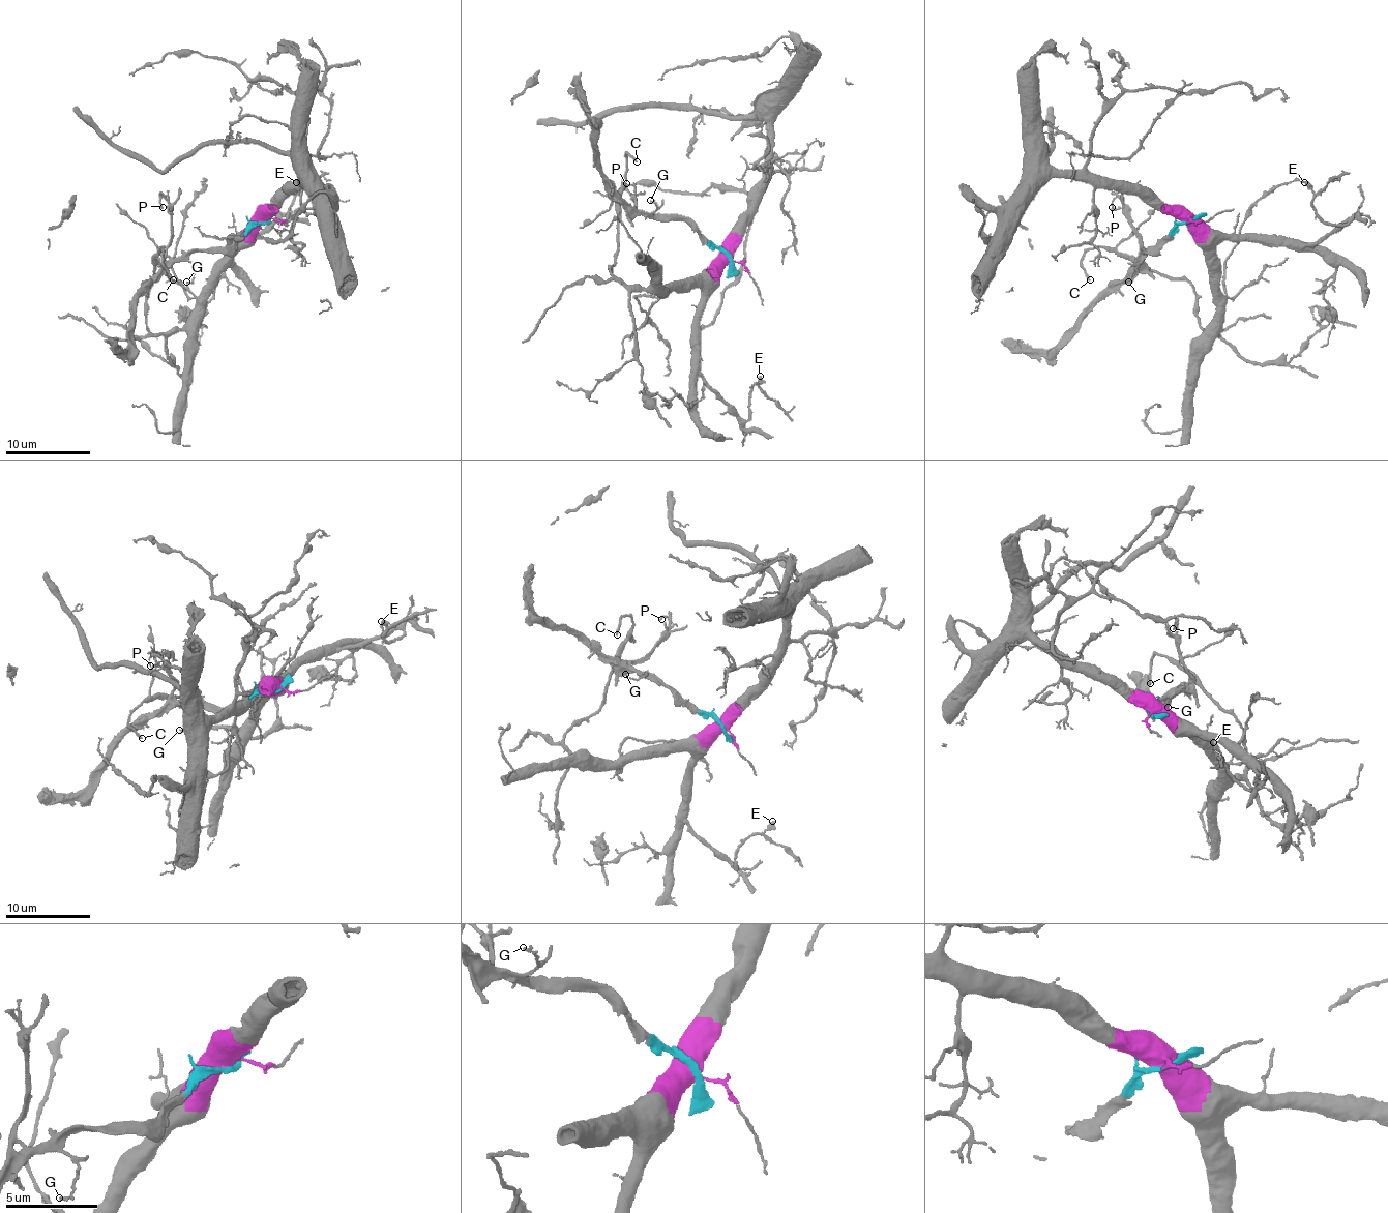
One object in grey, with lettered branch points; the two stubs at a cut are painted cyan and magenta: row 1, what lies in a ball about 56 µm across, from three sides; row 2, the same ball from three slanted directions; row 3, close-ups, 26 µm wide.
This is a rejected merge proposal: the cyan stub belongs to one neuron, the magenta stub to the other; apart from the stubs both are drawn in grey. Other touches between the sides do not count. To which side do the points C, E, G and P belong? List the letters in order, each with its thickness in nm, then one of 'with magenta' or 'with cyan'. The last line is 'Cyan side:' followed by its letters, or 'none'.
C: 180 nm thick; with magenta
E: 400 nm thick; with magenta
G: 130 nm thick; with cyan
P: 130 nm thick; with cyan
Cyan side: G, P

